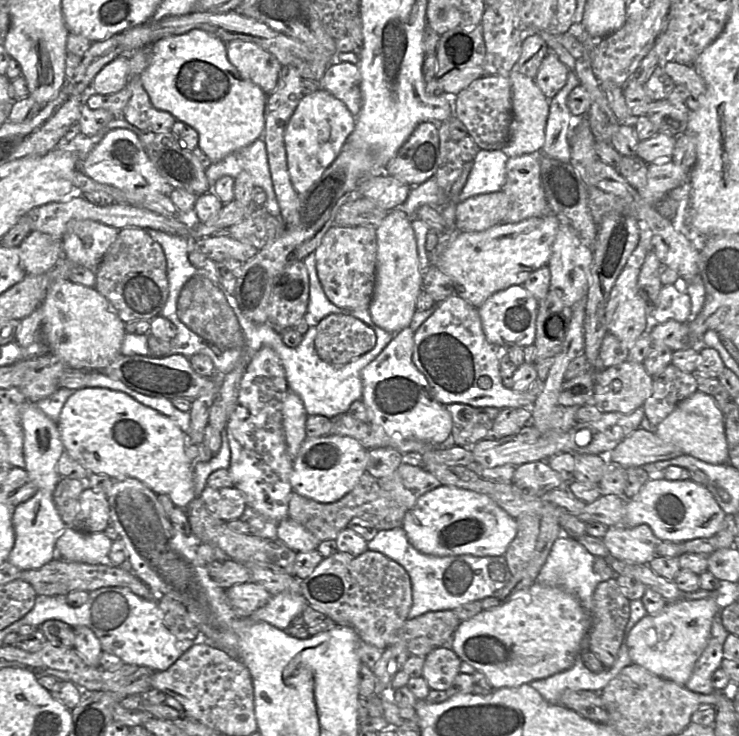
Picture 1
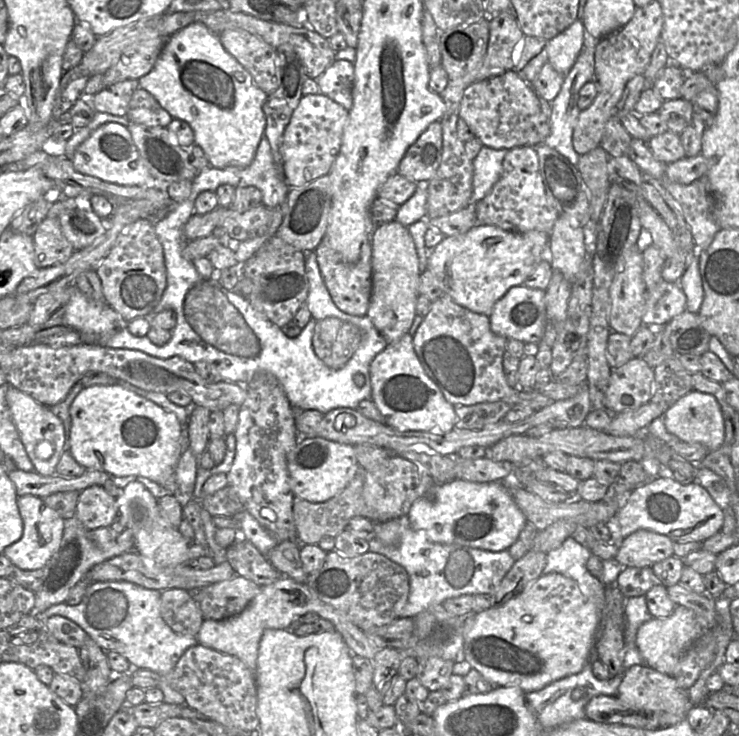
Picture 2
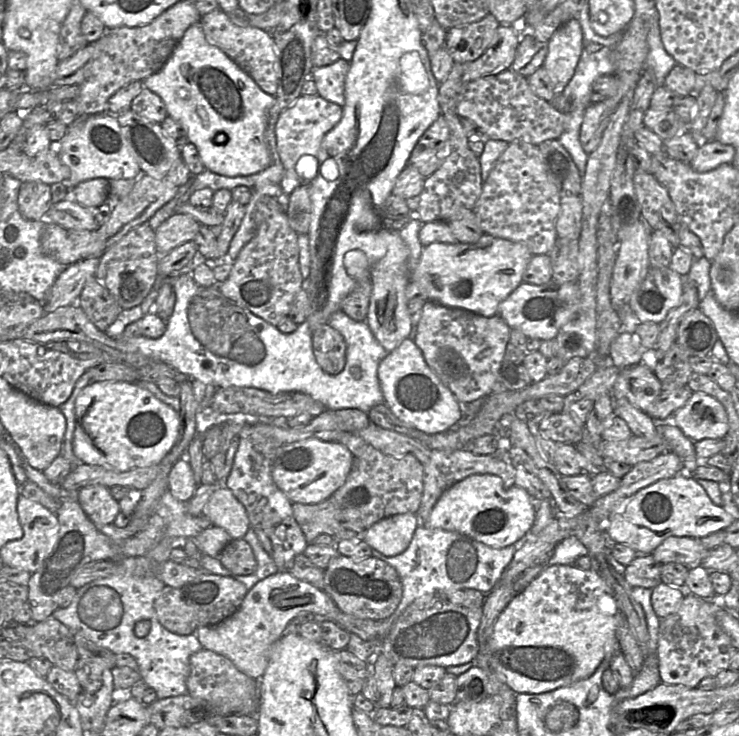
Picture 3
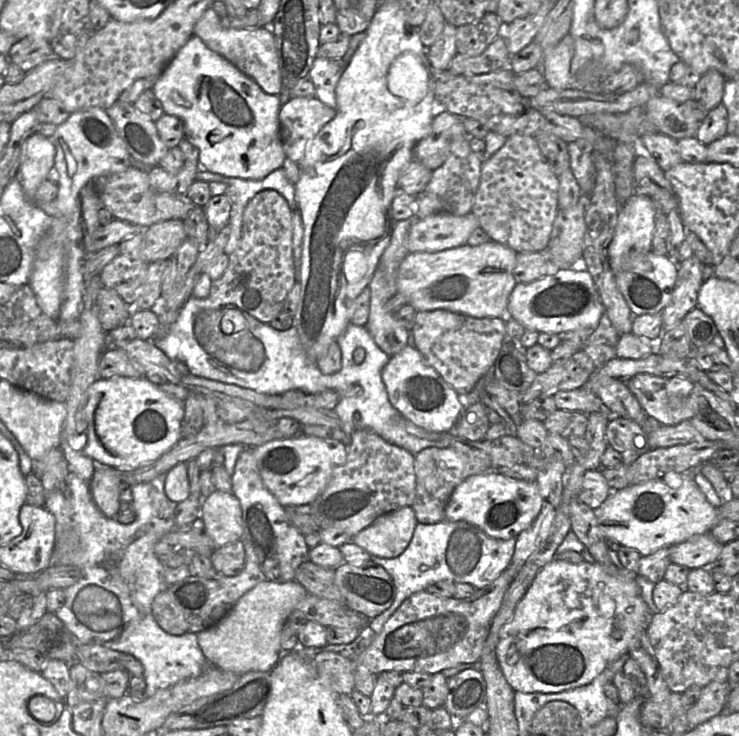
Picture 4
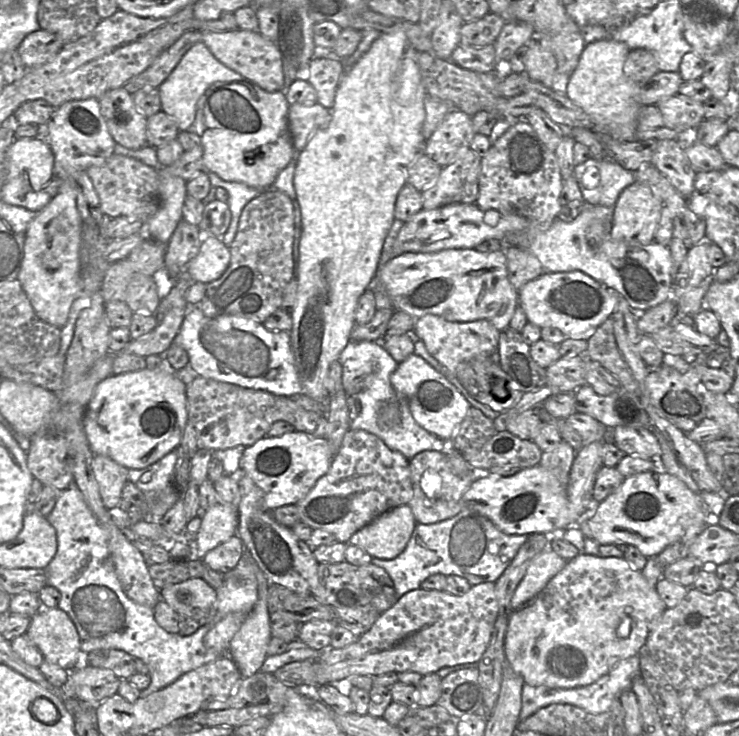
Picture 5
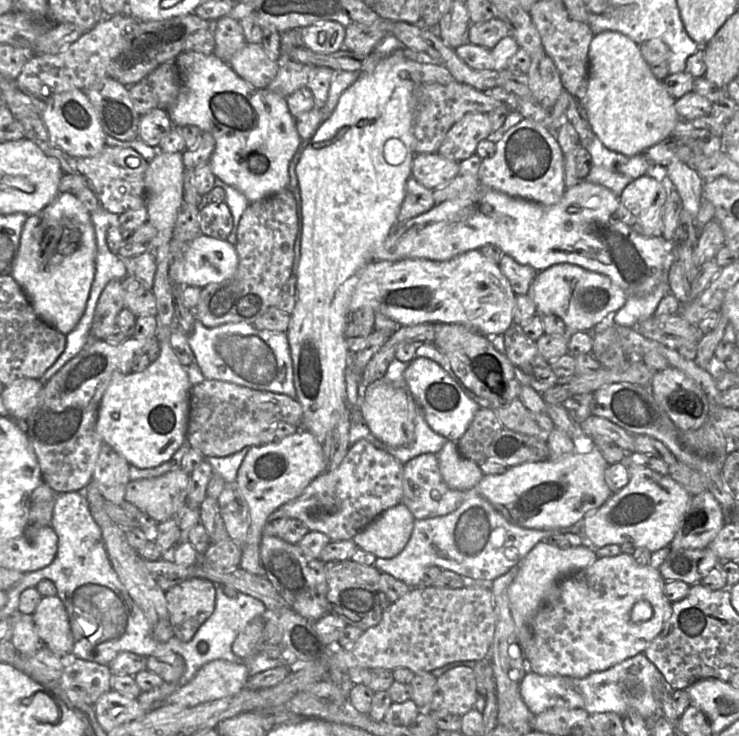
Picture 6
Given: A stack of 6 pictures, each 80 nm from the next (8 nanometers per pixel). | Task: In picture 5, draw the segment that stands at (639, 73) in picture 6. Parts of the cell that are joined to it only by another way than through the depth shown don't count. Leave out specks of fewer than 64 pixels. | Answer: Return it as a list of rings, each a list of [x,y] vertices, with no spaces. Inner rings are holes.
[[[598,40],[587,44],[566,89],[568,98],[597,122],[596,128],[590,130],[608,133],[614,139],[633,137],[641,108],[641,85],[624,73],[624,63],[629,53],[626,43],[615,40]]]

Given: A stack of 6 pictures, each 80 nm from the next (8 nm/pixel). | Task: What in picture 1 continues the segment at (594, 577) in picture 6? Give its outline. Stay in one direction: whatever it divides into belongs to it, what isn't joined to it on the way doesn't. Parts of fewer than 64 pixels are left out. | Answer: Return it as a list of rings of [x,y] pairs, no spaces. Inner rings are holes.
[[[535,582],[512,595],[500,606],[482,610],[475,616],[463,620],[450,639],[450,648],[461,661],[481,671],[493,689],[513,688],[571,668],[577,655],[580,655],[581,642],[588,634],[590,626],[591,616],[575,595],[557,587]]]

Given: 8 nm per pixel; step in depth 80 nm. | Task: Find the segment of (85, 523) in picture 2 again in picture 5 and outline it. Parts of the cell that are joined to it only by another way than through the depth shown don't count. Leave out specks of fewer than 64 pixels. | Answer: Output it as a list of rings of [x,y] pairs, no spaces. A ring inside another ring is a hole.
[[[94,455],[92,469],[104,506],[109,511],[117,509],[123,486],[128,481],[128,469],[109,457]]]

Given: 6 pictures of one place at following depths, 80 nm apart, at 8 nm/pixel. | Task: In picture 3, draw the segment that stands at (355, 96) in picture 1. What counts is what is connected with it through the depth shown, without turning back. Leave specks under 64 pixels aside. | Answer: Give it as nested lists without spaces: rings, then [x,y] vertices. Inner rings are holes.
[[[339,58],[334,63],[313,67],[312,79],[317,88],[317,94],[332,103],[343,107],[345,104],[344,85],[350,67],[350,62]]]

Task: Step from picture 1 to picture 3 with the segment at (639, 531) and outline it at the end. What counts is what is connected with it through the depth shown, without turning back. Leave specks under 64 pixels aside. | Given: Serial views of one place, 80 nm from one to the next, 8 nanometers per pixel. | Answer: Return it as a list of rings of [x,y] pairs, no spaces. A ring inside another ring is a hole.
[[[672,536],[666,538],[651,555],[661,564],[676,562],[691,569],[701,566],[707,552],[700,539]]]

